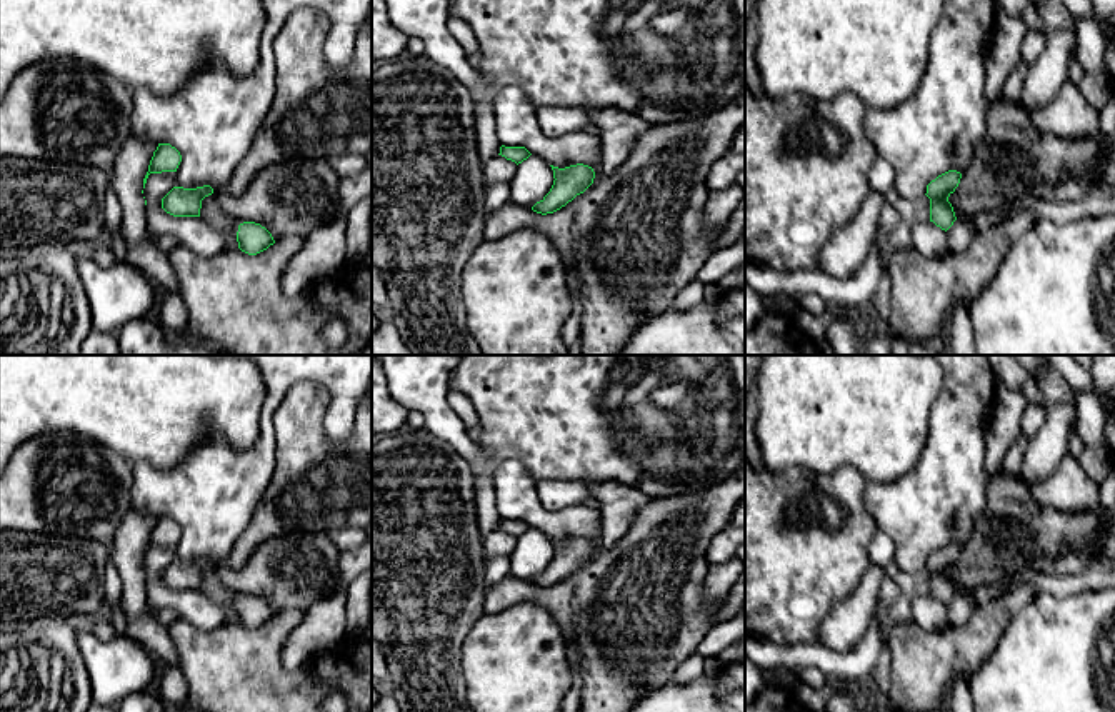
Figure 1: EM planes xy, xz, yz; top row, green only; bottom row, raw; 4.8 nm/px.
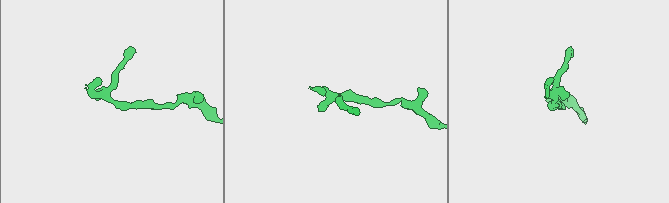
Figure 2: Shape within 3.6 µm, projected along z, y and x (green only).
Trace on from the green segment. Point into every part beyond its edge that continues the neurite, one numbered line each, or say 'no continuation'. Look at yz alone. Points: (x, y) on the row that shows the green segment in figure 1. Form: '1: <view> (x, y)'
no continuation

